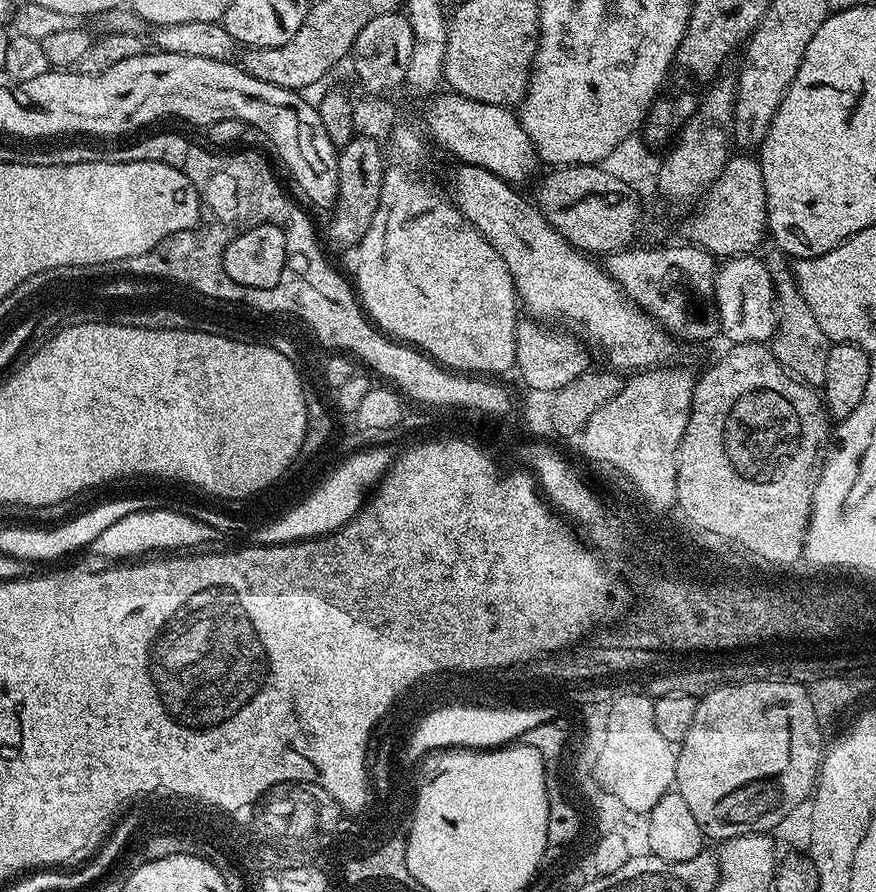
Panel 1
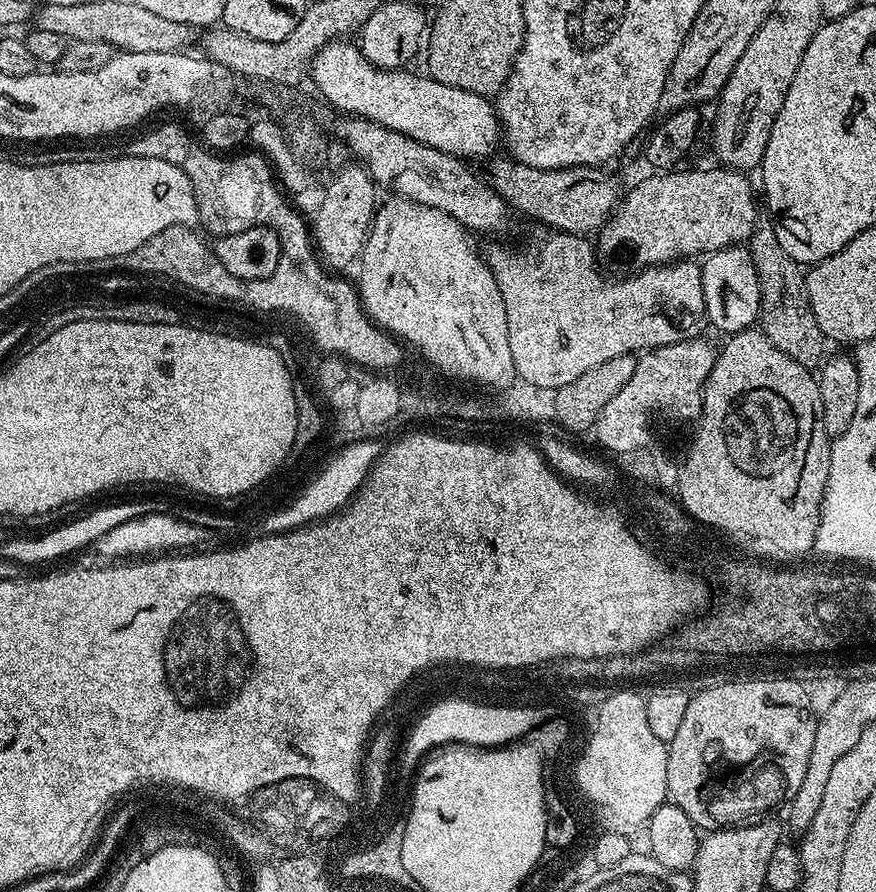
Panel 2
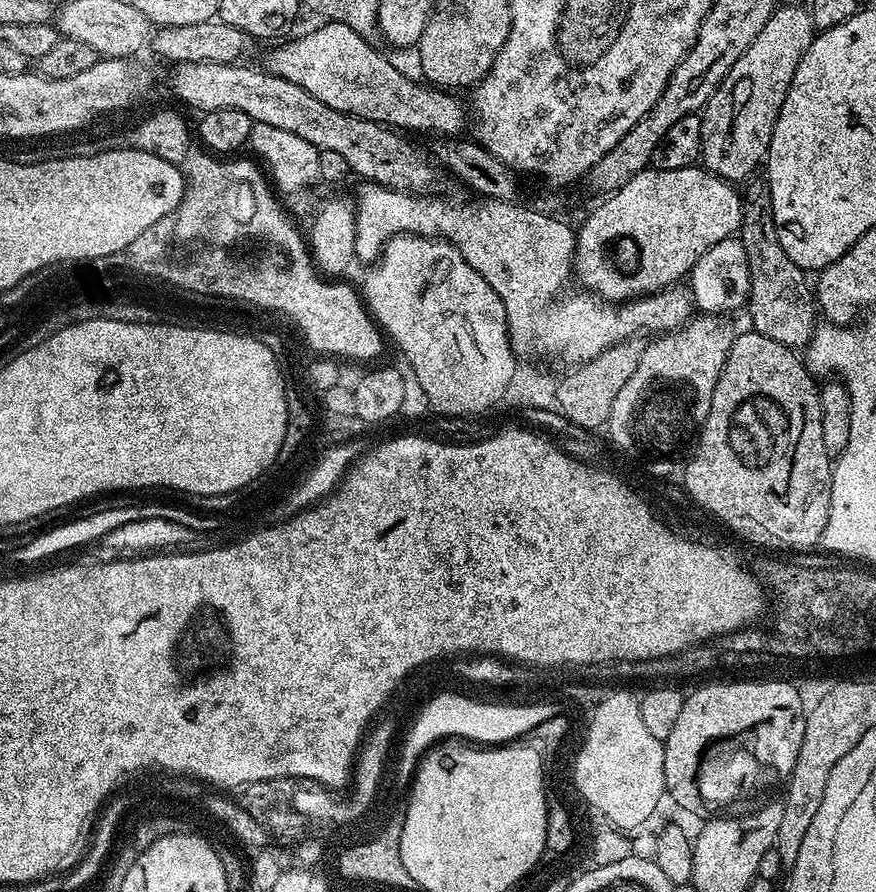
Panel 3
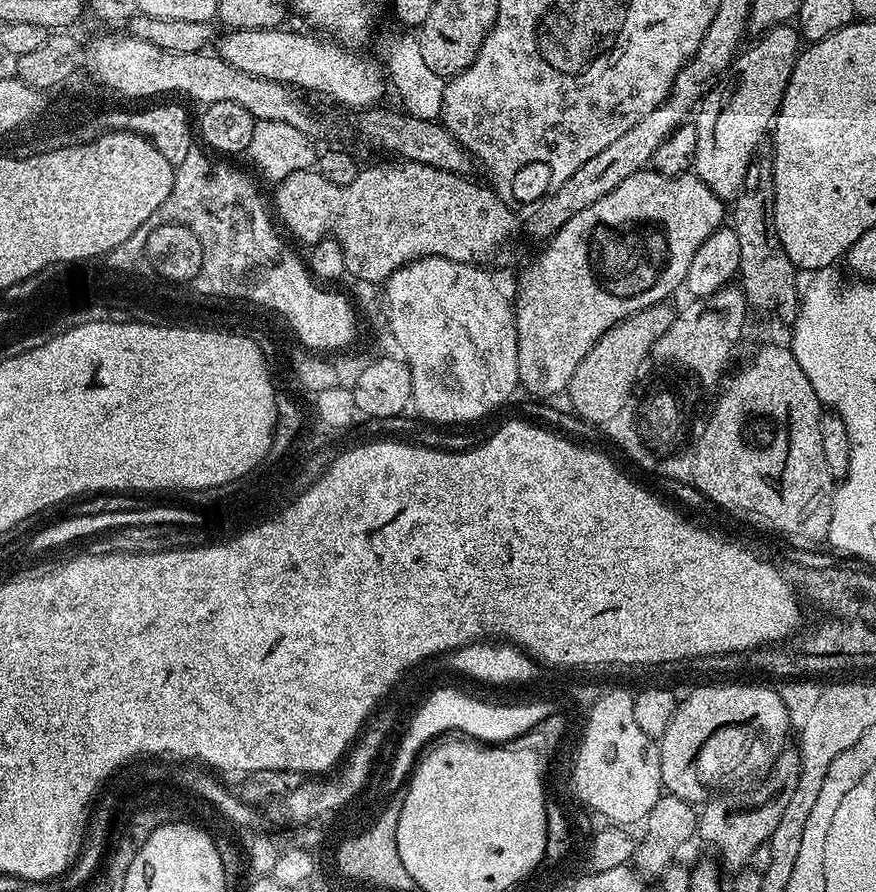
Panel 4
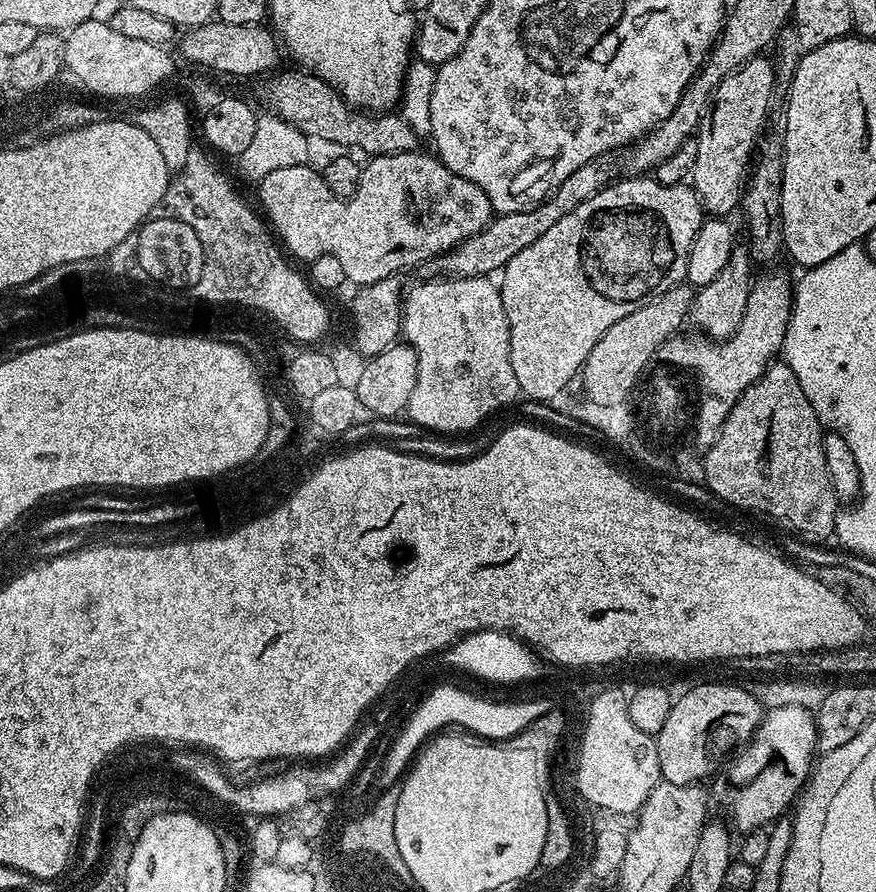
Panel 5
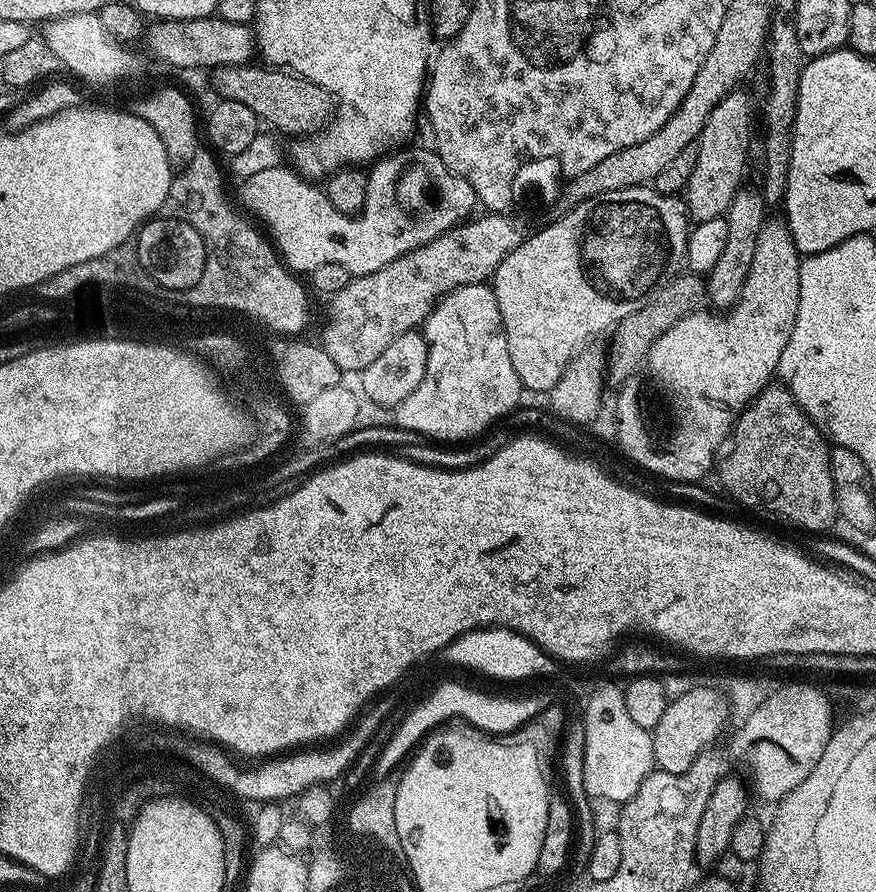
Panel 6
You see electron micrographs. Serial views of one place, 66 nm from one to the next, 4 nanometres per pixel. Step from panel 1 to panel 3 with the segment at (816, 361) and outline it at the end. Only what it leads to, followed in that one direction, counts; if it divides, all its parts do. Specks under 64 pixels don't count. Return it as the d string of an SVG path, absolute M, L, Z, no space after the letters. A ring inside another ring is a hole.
M752 178L743 189L742 222L738 239L746 250L746 262L750 266L750 294L746 313L752 319L751 327L782 346L797 350L807 349L812 333L818 327L818 305L814 299L814 288L807 280L805 269L799 268L782 250L778 242L778 230L774 230L774 206L770 198L767 179Z

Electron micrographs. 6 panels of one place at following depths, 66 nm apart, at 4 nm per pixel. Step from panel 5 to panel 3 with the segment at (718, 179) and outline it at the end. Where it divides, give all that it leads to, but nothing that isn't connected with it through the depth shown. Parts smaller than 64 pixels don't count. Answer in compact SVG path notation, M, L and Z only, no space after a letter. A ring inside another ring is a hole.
M781 3L770 14L758 38L746 46L742 58L734 62L730 74L726 74L702 110L700 154L709 172L729 182L744 182L759 164L761 167L794 70L798 70L802 54L812 45L813 35L812 14L807 7Z

